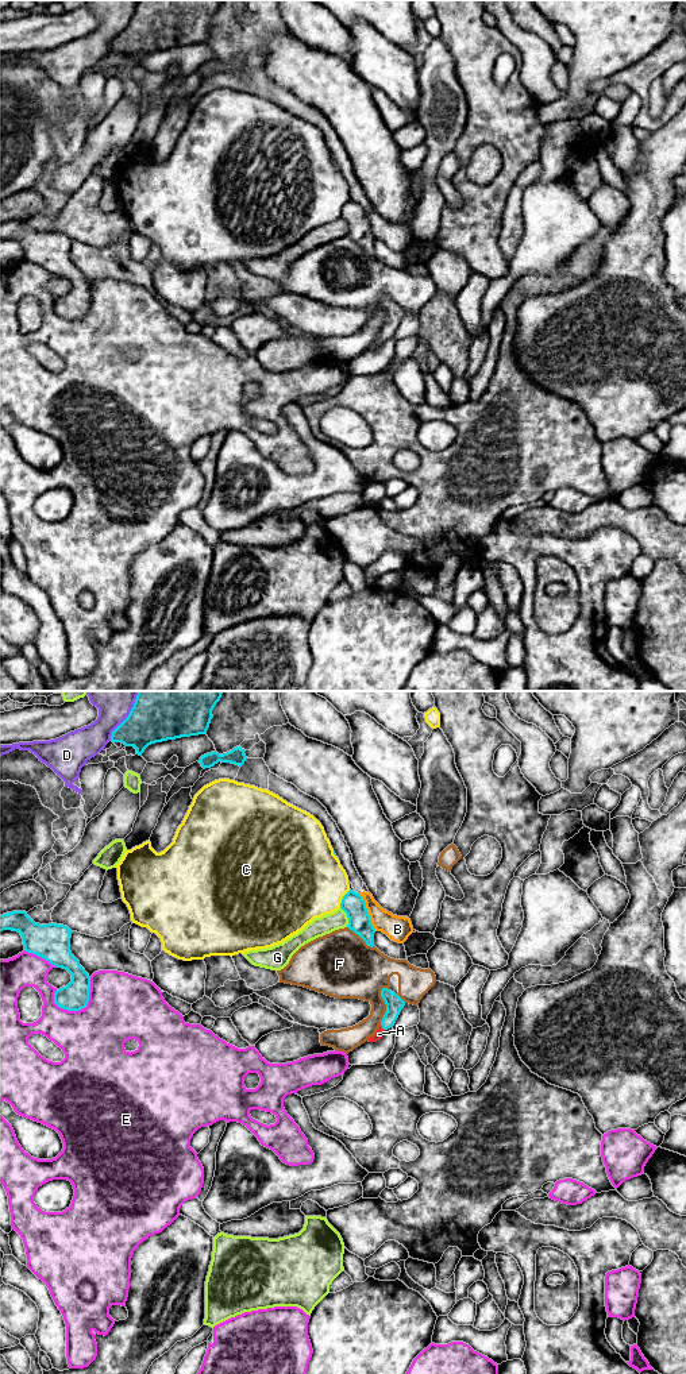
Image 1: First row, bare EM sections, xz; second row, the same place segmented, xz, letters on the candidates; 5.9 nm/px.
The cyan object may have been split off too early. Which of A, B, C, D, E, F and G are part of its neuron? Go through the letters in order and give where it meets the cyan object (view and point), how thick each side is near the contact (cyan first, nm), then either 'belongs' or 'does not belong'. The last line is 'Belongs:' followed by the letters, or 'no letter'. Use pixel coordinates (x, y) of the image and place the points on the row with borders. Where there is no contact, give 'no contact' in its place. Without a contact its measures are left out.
A: xz (382, 1027) | 100/50 nm | belongs
B: xz (367, 913) | 140/150 nm | does not belong
C: xz (342, 899) | 140/460 nm | does not belong
D: xz (128, 716) | 400/280 nm | does not belong
E: xz (83, 1007) | 170/400 nm | does not belong
F: xz (385, 1003) | 100/320 nm | does not belong
G: xz (347, 917) | 140/120 nm | does not belong
Belongs: A

